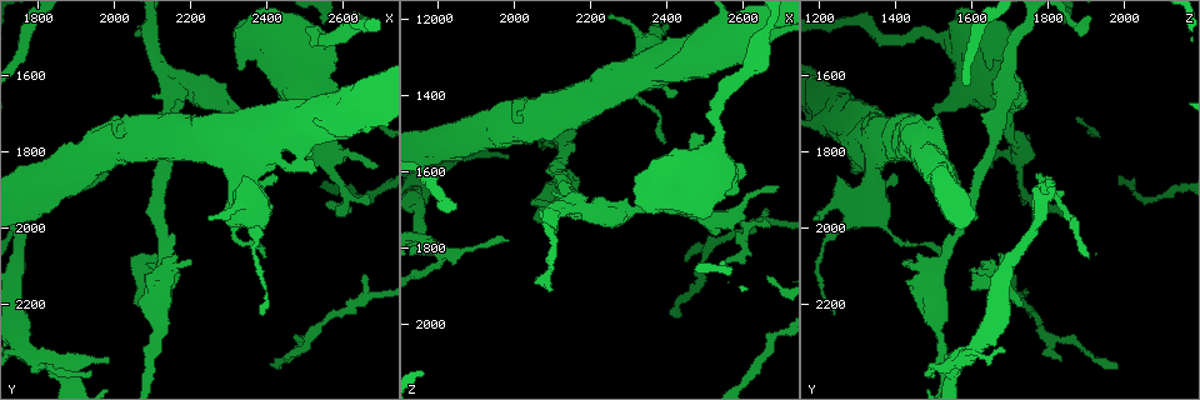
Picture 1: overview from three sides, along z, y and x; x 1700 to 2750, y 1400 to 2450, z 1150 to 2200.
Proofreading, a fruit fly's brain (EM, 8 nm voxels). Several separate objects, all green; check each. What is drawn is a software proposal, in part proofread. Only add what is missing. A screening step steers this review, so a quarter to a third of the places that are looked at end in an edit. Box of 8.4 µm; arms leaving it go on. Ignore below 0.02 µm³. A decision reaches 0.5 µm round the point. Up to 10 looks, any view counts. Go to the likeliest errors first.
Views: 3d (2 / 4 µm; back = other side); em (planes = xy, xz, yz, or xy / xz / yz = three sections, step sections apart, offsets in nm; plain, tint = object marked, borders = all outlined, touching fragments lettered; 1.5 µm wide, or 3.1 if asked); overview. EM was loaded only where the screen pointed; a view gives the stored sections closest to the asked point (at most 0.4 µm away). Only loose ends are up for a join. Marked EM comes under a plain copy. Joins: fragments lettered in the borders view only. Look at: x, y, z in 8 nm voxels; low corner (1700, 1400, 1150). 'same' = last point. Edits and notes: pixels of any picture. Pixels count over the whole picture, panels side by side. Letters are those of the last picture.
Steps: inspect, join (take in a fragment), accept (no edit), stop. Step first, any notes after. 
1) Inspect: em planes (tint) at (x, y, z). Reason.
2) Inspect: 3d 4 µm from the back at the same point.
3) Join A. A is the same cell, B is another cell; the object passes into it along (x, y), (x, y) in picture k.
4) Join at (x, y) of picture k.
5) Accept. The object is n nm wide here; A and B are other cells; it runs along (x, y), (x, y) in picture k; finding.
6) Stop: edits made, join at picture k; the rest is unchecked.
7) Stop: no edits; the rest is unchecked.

Inspect: 3d 2 µm at (2660, 2120, 1710). Thin end.

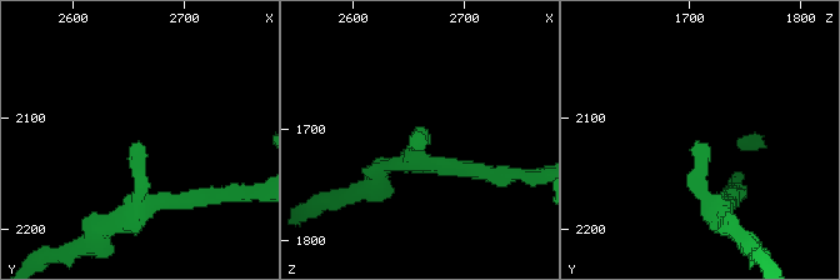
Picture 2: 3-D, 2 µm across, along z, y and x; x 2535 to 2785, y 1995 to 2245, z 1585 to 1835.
Inspect: em planes (borders) at (2664, 2124, 1706).

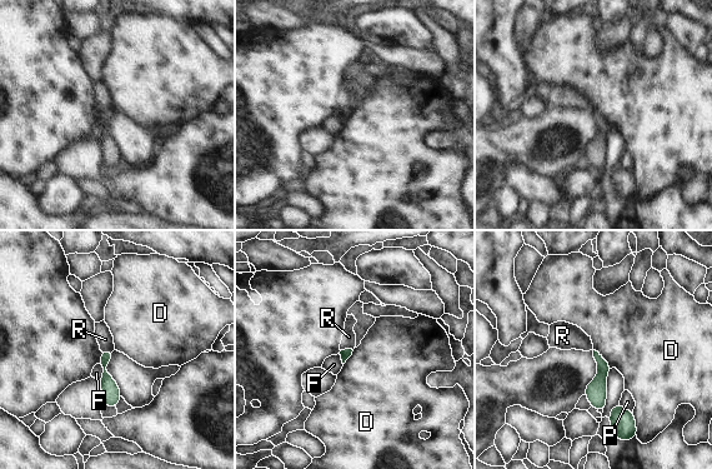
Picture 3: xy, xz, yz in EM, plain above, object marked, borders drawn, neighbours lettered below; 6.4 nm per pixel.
Accept. The longest contact is with D, 170 nm; D, F, P and R are other cells; a border runs along (593, 349), (611, 368) in picture 3; no lettered fragment goes on from it.

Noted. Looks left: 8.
Inspect: 3d 4 µm at (2440, 2345, 1840). Tapers out.

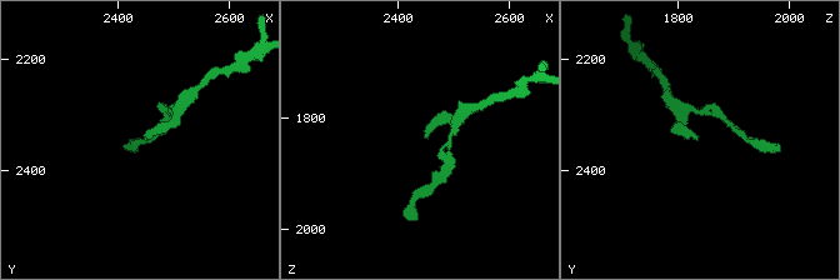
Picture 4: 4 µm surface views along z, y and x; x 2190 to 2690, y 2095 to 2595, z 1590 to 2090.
Inspect: em planes (tint) at (2445, 2340, 1835). Shape alone is not enough.

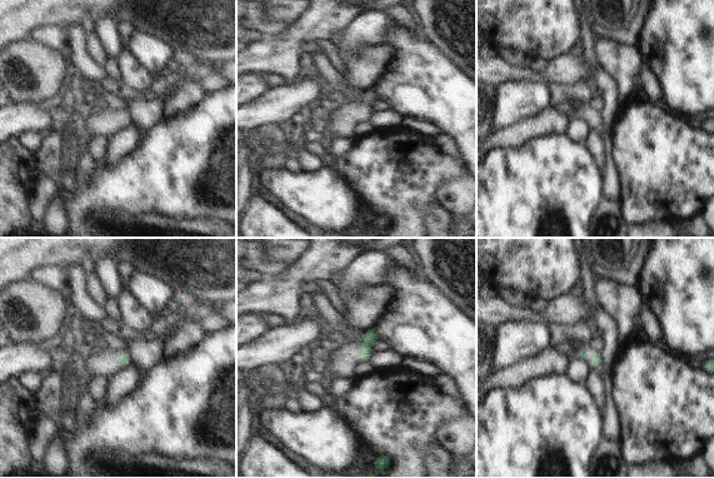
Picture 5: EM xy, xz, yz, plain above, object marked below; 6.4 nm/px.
Inspect: em planes (borders) at the same point.

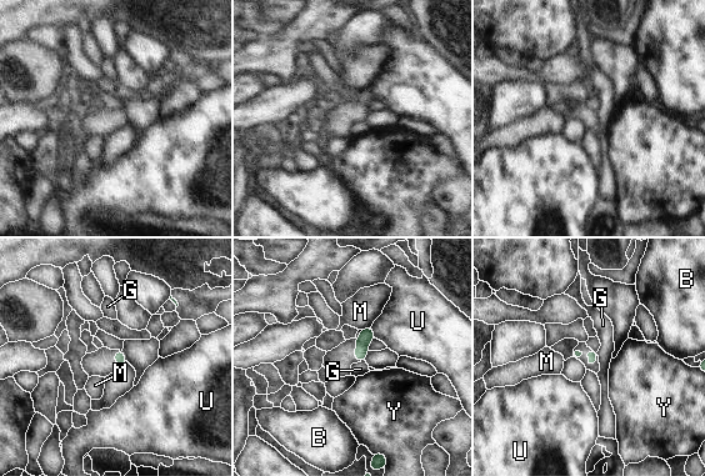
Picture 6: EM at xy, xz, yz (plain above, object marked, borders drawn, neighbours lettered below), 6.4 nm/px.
Accept. B, G, M, U and Y are other cells; a border runs along (360, 361), (365, 362) in picture 6; none of them fits.

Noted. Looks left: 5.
Inspect: em planes (tint) at (2390, 2230, 1240). Long arm stops here.

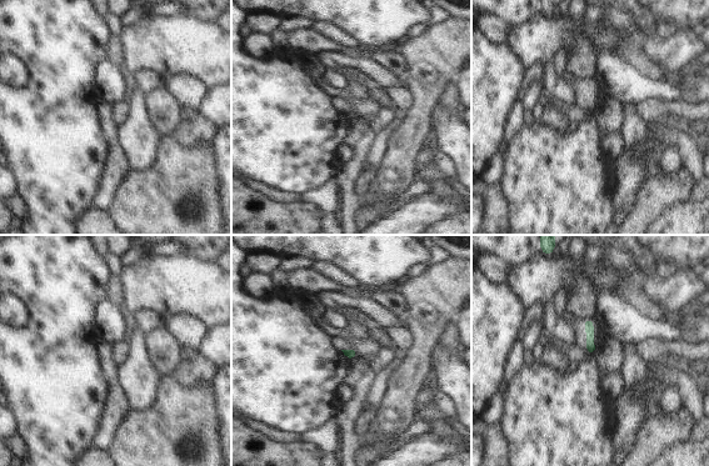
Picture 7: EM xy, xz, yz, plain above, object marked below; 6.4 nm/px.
Inspect: em planes (borders) at the same point.

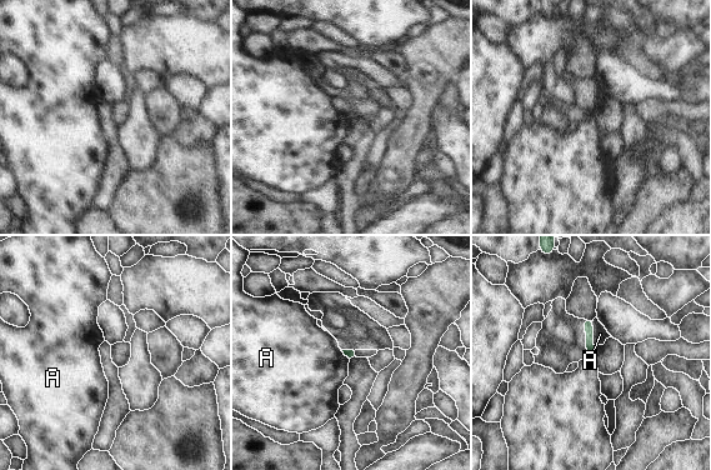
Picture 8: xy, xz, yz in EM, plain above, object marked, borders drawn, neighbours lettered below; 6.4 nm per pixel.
Accept. A is another cell; a border runs along (592, 320), (592, 343), (595, 345) in picture 8; no lettered fragment goes on from it.

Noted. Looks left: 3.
Inspect: 3d 2 µm at (2670, 1910, 1730). Tapers out.

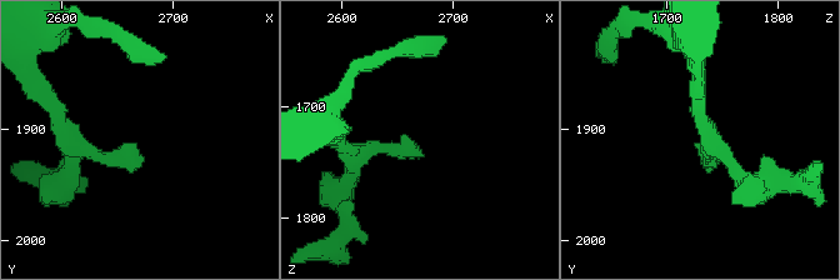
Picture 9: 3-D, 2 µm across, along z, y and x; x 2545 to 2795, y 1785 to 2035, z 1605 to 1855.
Inspect: em planes (borders) at (2670, 1914, 1736).

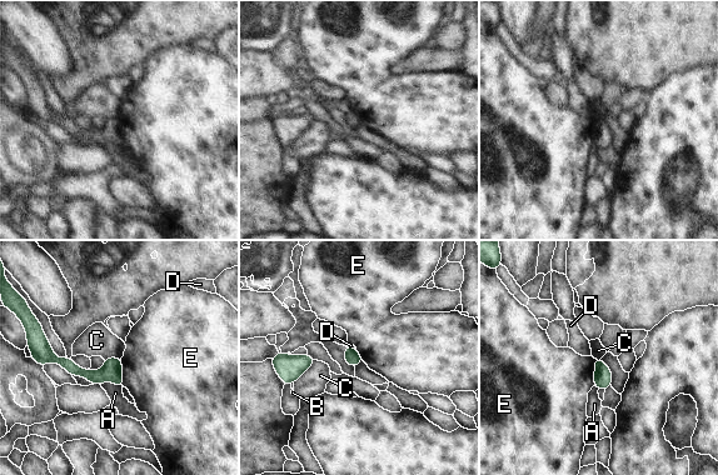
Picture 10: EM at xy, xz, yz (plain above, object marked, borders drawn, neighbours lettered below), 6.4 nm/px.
Accept. A, B, C, D and E are other cells; a border runs along (120, 359), (124, 386) in picture 10; none of them fits.

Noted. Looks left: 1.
Stop: no edits; the rest is unchecked.

